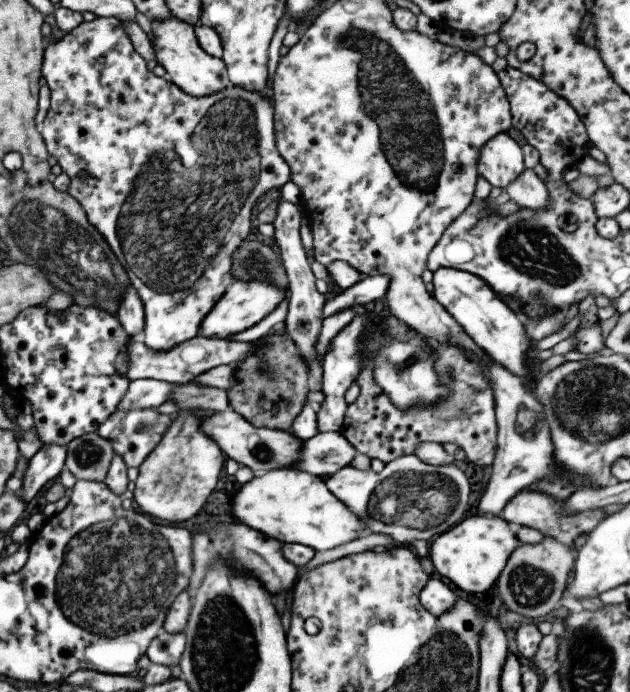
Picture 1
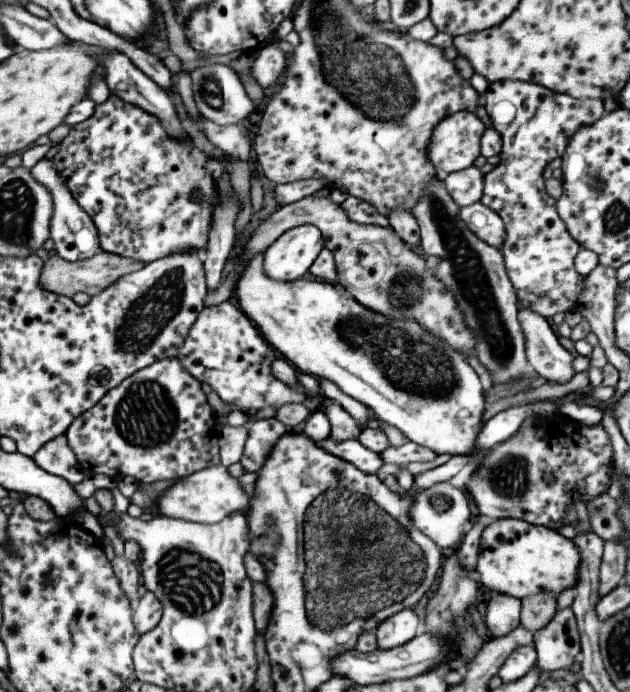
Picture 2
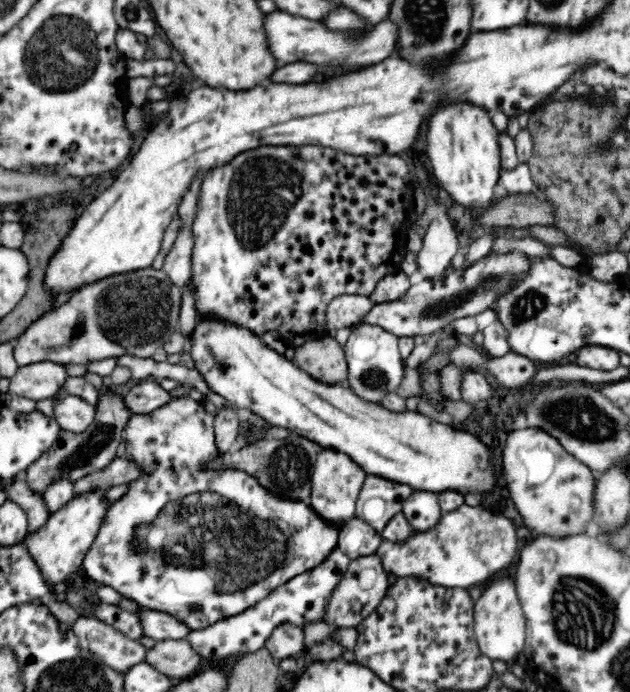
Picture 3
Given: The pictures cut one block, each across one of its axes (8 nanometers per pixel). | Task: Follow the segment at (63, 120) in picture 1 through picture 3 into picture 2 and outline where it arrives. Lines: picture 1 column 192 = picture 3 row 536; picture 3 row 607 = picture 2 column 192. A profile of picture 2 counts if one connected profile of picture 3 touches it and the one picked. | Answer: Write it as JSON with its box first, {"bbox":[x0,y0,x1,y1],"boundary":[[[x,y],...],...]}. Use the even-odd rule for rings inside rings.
{"bbox":[51,94,223,265],"boundary":[[[105,94],[101,103],[95,103],[91,116],[80,123],[74,124],[72,131],[69,131],[67,136],[65,136],[58,145],[59,151],[51,159],[53,168],[55,168],[57,176],[61,178],[61,182],[65,184],[65,188],[69,190],[69,194],[73,196],[79,208],[91,218],[91,222],[95,225],[99,246],[102,251],[125,258],[131,258],[131,260],[143,262],[145,265],[155,259],[165,258],[165,256],[169,256],[169,254],[175,254],[175,252],[183,254],[183,252],[197,250],[198,253],[202,254],[203,248],[207,246],[207,232],[209,232],[209,228],[211,228],[211,206],[213,206],[215,200],[217,200],[215,182],[219,180],[219,176],[223,173],[223,166],[221,166],[221,160],[219,160],[219,158],[205,156],[205,154],[203,154],[201,150],[197,150],[195,146],[187,146],[187,144],[179,142],[177,138],[169,138],[155,116],[151,116],[151,114],[141,110],[141,108],[137,108],[137,106],[133,106],[133,104],[127,104],[127,102],[119,100],[119,98],[113,96],[113,94]]]}

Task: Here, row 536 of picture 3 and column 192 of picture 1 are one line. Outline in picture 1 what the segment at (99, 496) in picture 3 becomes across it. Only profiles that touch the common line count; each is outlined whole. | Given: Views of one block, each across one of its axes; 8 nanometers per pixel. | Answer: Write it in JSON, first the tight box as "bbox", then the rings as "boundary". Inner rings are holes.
{"bbox":[152,15,230,97],"boundary":[[[169,15],[152,22],[152,47],[157,64],[163,67],[166,78],[179,90],[194,97],[209,96],[230,85],[226,68],[219,58],[209,56],[199,45],[193,26]]]}

